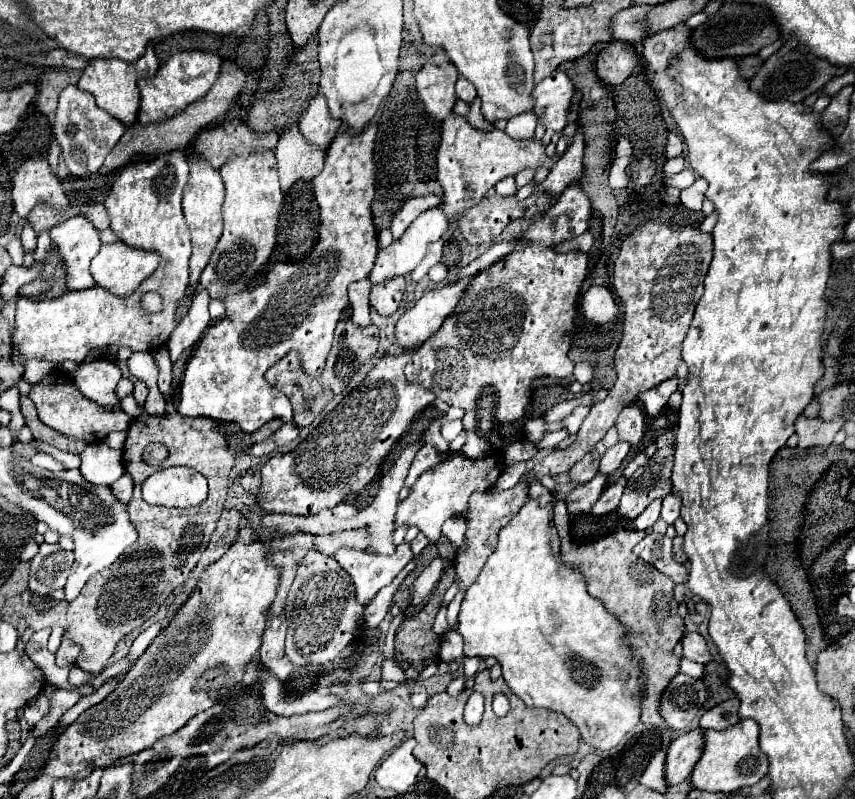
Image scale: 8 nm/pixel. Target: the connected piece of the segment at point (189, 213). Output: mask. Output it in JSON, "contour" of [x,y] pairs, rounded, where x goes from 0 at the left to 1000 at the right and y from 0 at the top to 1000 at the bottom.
{"contour":[[[221,195],[221,208],[223,208],[223,223],[216,233],[214,243],[214,268],[223,290],[223,303],[226,303],[226,318],[223,318],[223,345],[221,345],[221,358],[228,363],[233,358],[233,345],[244,328],[251,305],[256,303],[256,295],[261,290],[261,270],[258,270],[258,258],[263,250],[263,235],[256,215],[247,210],[240,200],[228,195]]]}

